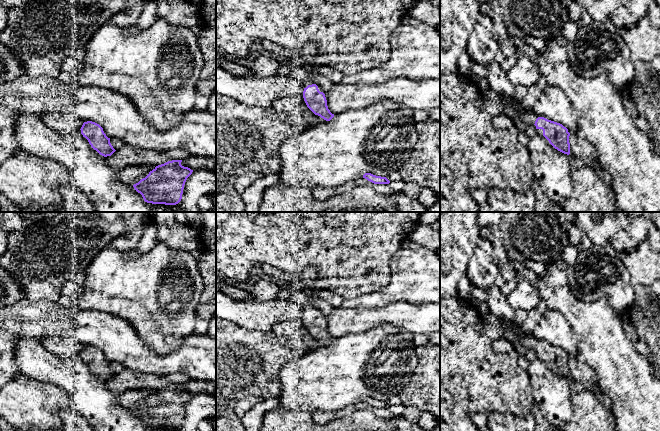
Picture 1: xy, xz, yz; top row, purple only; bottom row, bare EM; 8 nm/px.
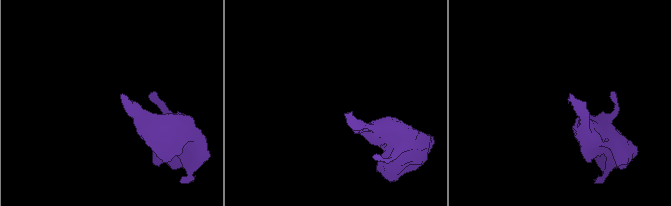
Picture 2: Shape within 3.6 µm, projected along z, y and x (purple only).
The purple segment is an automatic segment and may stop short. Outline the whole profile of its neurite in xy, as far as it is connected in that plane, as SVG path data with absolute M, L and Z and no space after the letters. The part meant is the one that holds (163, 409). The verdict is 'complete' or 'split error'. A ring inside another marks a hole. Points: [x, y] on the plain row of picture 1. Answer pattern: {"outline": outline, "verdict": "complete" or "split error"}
{"outline": "M172 384L156 390L149 398L134 408L147 427L176 429L182 423L187 402L193 394L181 389L182 384Z", "verdict": "complete"}

